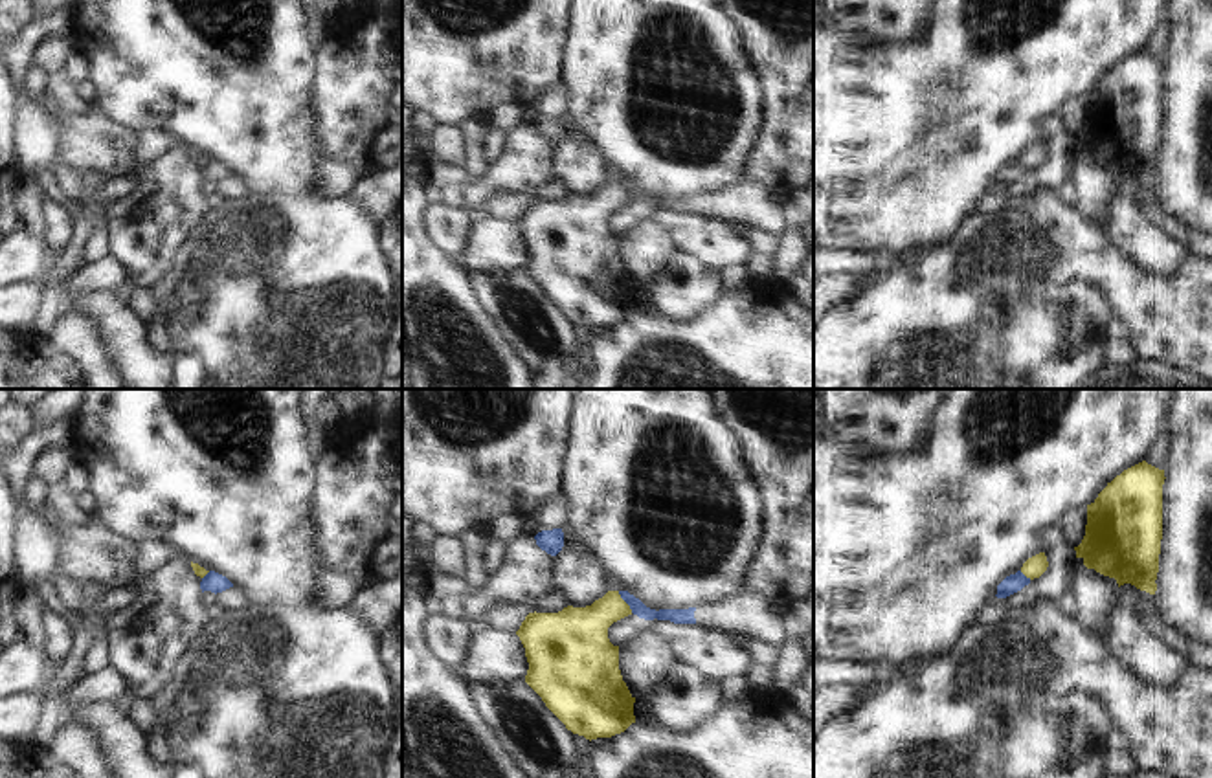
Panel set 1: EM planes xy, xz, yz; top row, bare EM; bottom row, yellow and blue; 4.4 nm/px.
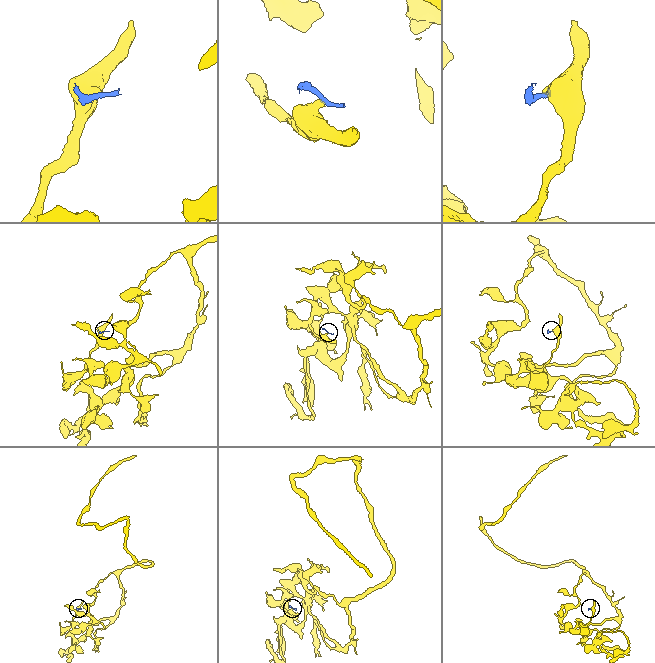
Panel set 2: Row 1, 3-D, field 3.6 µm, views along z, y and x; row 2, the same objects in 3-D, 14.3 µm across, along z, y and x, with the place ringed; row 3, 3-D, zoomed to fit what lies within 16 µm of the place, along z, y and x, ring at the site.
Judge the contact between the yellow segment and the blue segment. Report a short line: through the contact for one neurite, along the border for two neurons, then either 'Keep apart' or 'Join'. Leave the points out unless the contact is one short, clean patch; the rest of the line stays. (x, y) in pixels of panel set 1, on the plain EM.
Line: xz (617, 180), (632, 200). Keep apart

